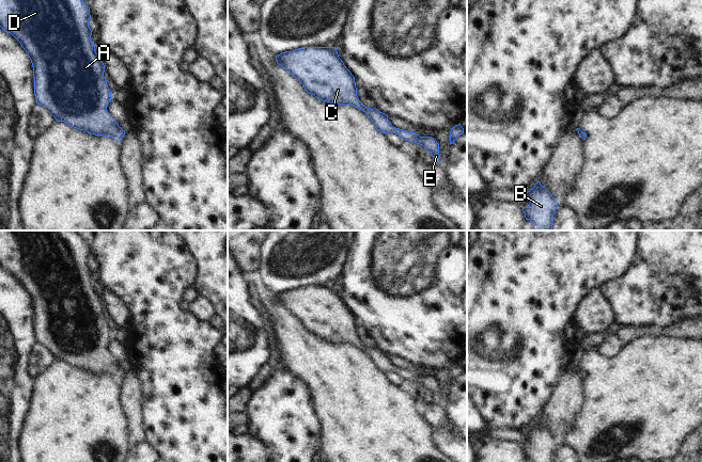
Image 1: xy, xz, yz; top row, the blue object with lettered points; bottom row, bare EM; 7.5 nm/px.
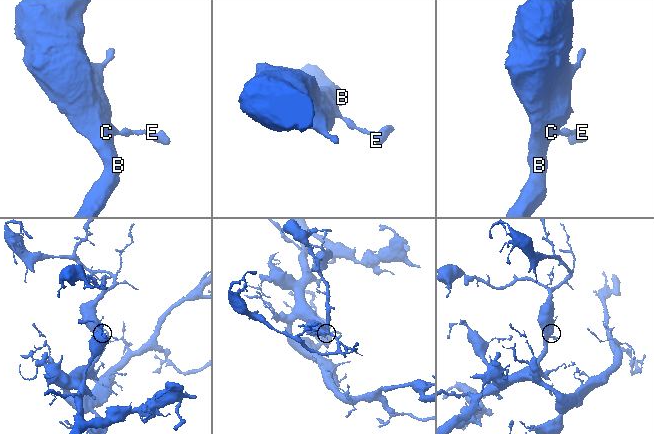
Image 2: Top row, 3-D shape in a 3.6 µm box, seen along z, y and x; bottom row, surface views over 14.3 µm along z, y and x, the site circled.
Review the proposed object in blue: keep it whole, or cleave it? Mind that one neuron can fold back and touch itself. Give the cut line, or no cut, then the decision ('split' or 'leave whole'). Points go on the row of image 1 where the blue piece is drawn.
cut none; leave whole

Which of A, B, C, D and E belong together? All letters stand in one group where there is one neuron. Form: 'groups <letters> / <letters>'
groups A B C D E

